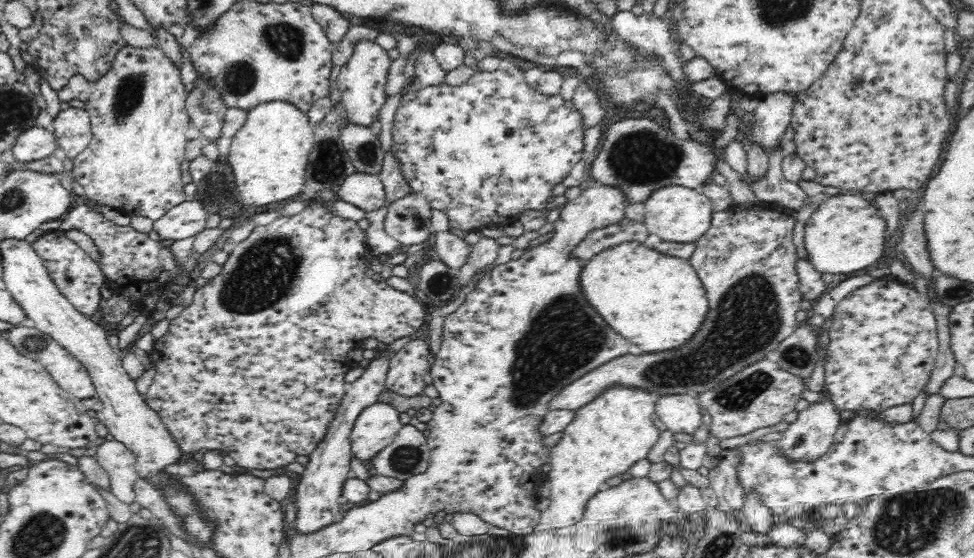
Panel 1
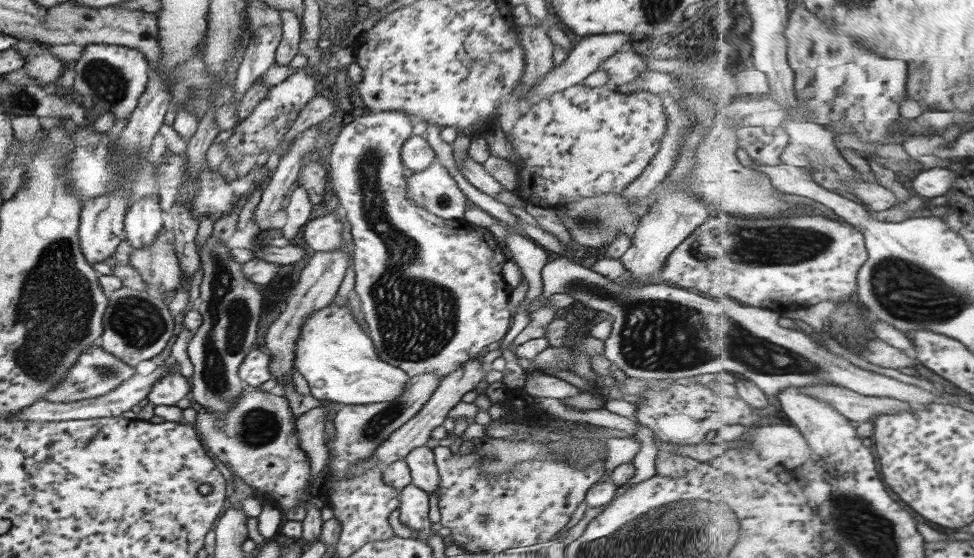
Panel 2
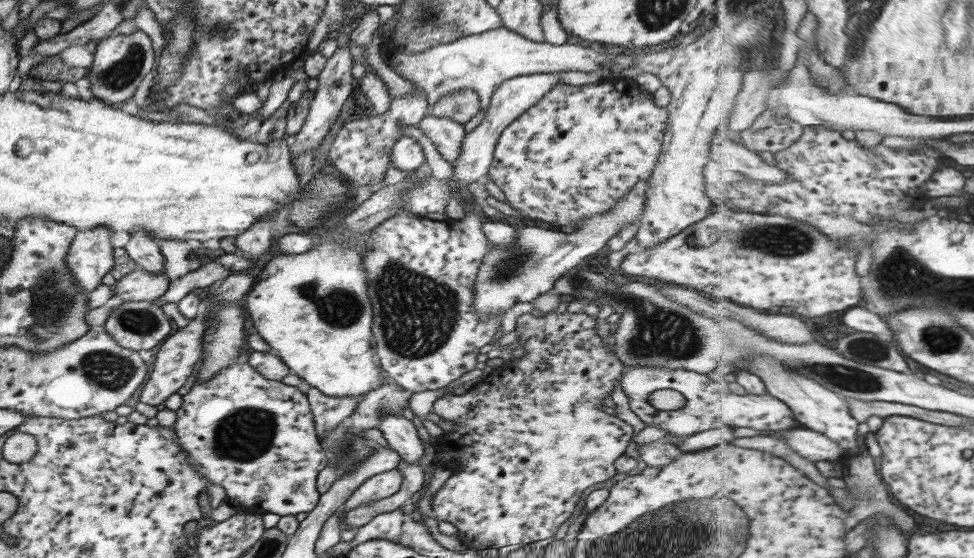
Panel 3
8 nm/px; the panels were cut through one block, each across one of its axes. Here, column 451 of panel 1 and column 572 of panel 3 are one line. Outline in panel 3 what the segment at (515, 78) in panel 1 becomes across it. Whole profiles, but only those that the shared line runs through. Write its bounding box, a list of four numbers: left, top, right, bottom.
[487,82,667,229]

